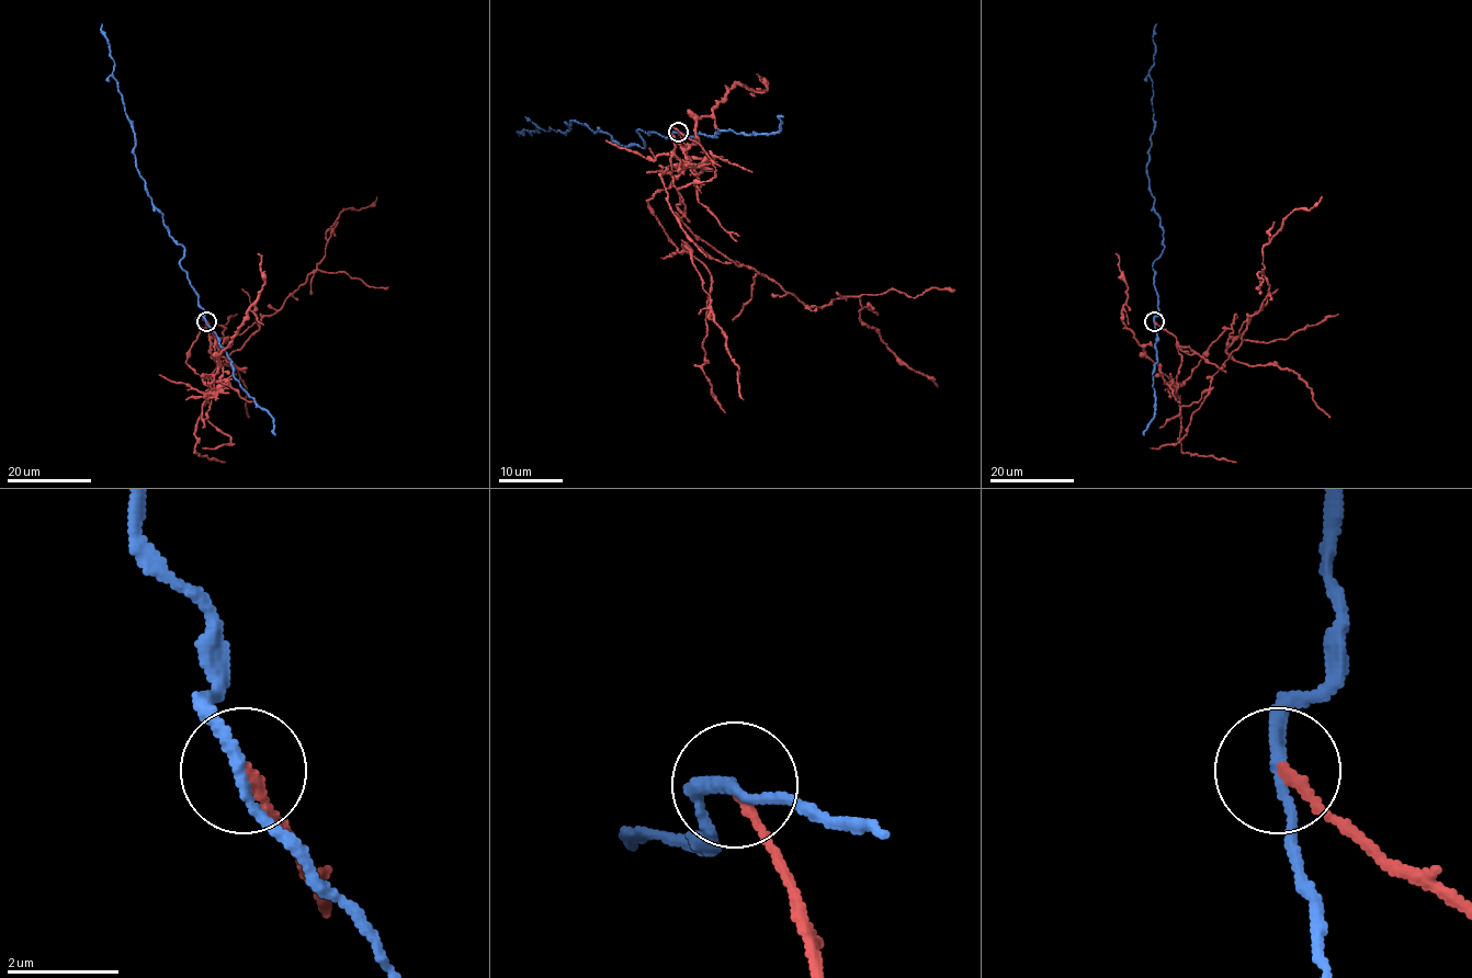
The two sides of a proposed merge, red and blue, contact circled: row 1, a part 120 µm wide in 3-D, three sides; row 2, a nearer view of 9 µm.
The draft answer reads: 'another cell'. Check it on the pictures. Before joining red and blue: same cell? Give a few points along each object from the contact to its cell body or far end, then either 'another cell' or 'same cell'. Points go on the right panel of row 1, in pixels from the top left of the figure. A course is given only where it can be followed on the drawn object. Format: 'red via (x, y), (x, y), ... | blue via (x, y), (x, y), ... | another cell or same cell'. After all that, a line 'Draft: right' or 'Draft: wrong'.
red via (1154, 321), (1176, 338), (1179, 406), (1197, 402), (1268, 295), (1263, 248), (1295, 208), (1309, 209), (1321, 196) | blue via (1154, 321), (1158, 309), (1152, 265), (1164, 248), (1146, 168), (1154, 128), (1148, 75), (1156, 24) | another cell
Draft: right

